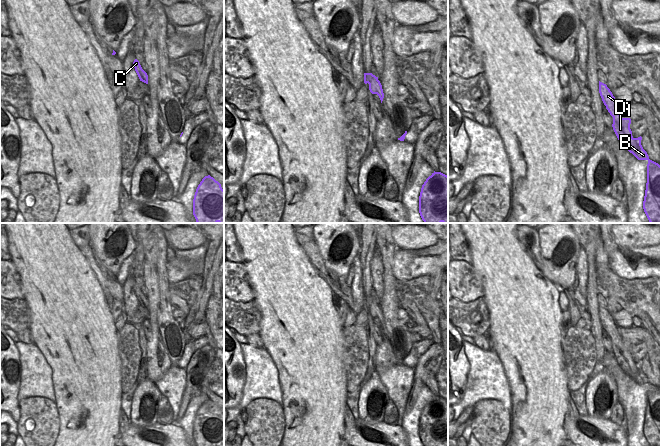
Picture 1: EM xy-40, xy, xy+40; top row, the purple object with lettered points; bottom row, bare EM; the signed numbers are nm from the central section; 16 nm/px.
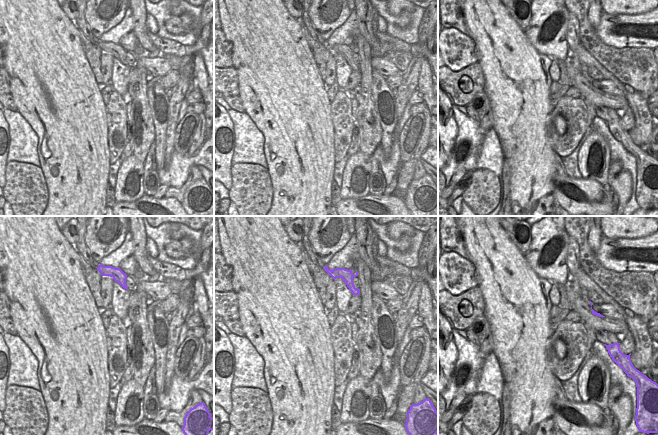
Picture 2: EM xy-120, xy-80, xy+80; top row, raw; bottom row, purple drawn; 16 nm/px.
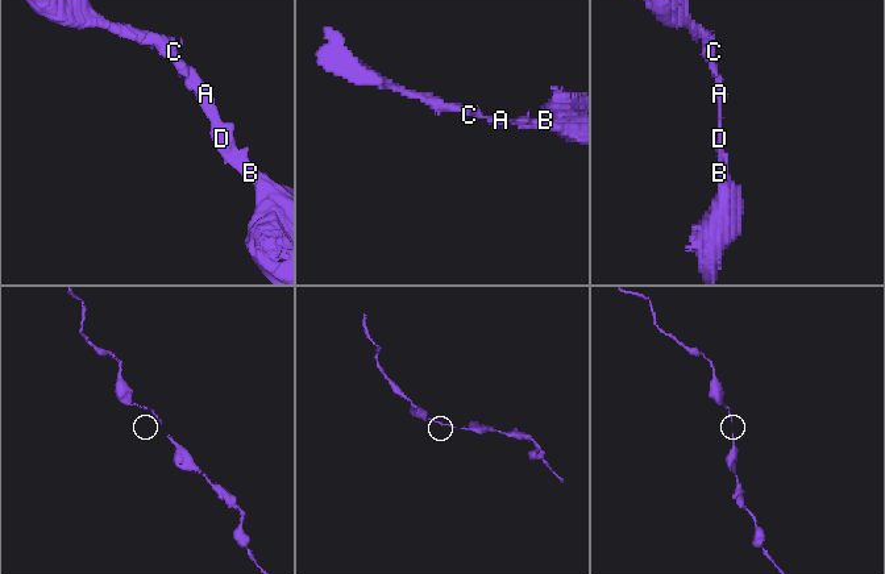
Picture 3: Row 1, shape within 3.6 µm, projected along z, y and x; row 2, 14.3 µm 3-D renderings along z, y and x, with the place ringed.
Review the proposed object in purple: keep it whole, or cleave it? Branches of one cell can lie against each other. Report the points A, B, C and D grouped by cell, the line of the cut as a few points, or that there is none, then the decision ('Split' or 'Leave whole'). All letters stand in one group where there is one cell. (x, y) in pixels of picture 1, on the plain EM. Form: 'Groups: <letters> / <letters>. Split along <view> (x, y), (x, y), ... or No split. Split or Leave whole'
Groups: A B C D. No split. Leave whole

